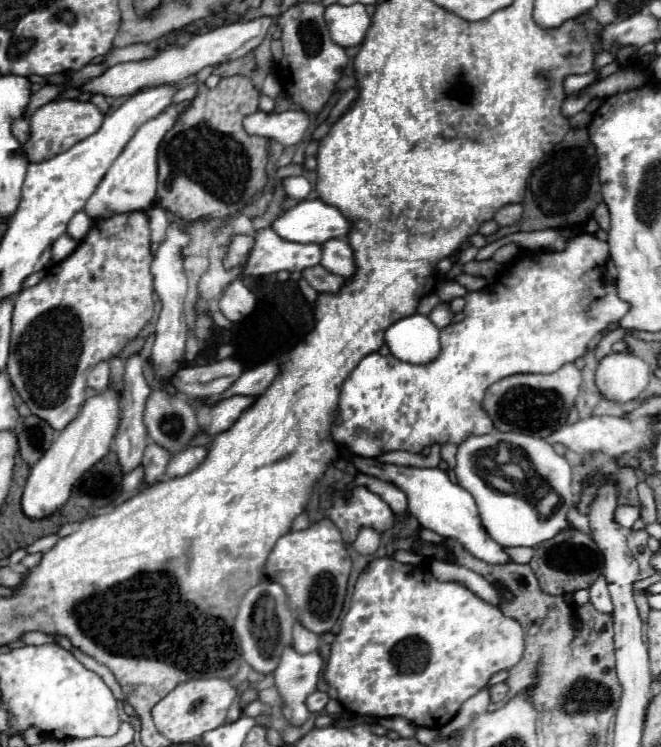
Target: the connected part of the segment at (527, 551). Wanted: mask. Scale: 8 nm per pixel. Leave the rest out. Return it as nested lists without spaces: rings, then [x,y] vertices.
[[[505,548],[505,552],[509,554],[509,558],[517,564],[527,564],[533,558],[533,548]]]

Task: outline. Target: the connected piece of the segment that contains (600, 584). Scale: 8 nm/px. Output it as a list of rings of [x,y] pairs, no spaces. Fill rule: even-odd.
[[[603,576],[597,578],[597,582],[593,582],[593,586],[589,588],[589,596],[591,596],[591,604],[599,610],[599,612],[613,612],[613,604],[611,604],[611,596],[607,590],[607,582]]]

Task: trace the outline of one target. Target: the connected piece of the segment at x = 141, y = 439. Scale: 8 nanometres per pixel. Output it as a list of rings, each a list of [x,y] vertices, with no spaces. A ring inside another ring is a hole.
[[[135,354],[127,360],[127,366],[125,366],[125,386],[123,386],[123,392],[121,392],[123,418],[121,418],[121,424],[119,424],[115,442],[113,442],[113,448],[117,452],[117,458],[119,458],[119,464],[121,464],[123,472],[133,470],[135,466],[141,464],[143,450],[149,442],[147,440],[147,430],[145,430],[145,424],[143,424],[143,410],[145,410],[145,402],[147,402],[149,394],[151,394],[151,388],[149,388],[145,376],[143,376],[143,360],[141,360],[139,354]]]

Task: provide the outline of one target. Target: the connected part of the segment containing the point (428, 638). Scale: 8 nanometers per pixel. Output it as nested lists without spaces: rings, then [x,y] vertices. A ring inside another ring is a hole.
[[[377,558],[355,584],[353,604],[333,642],[325,678],[337,690],[337,700],[351,712],[375,718],[401,716],[415,726],[439,730],[455,718],[467,698],[487,686],[495,672],[513,668],[523,652],[525,632],[521,624],[513,618],[505,618],[499,606],[481,600],[459,582],[435,580],[423,566],[401,564],[393,558]]]

